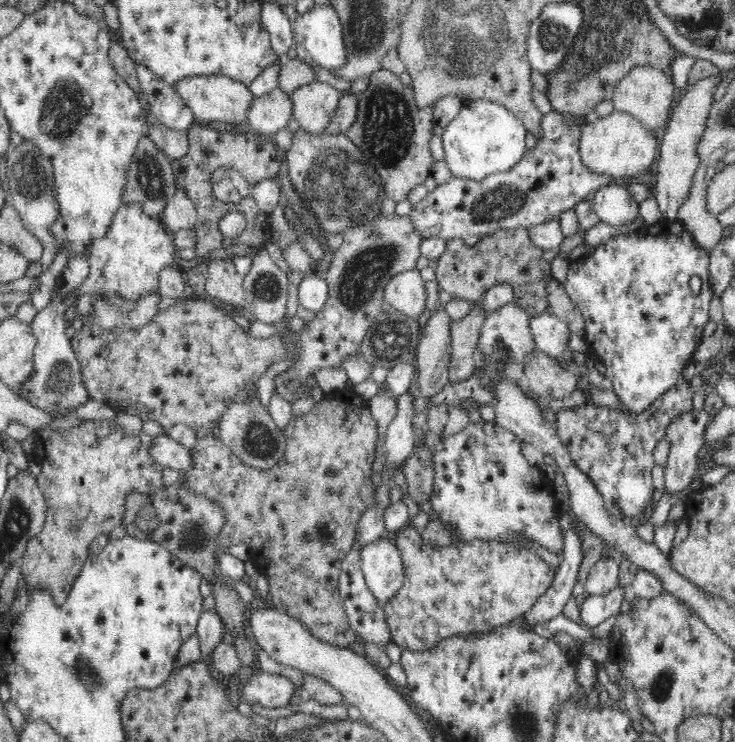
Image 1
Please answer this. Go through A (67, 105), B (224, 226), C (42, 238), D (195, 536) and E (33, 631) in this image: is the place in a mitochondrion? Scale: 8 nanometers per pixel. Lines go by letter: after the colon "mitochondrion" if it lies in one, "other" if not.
A: mitochondrion
B: other
C: other
D: mitochondrion
E: other

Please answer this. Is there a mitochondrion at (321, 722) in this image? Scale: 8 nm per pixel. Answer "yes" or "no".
no

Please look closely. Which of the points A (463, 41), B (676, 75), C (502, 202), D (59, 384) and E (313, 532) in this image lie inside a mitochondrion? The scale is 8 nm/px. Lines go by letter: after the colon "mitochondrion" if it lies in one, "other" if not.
A: mitochondrion
B: other
C: mitochondrion
D: mitochondrion
E: mitochondrion

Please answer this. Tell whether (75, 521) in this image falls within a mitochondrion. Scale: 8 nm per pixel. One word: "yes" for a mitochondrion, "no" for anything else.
yes

